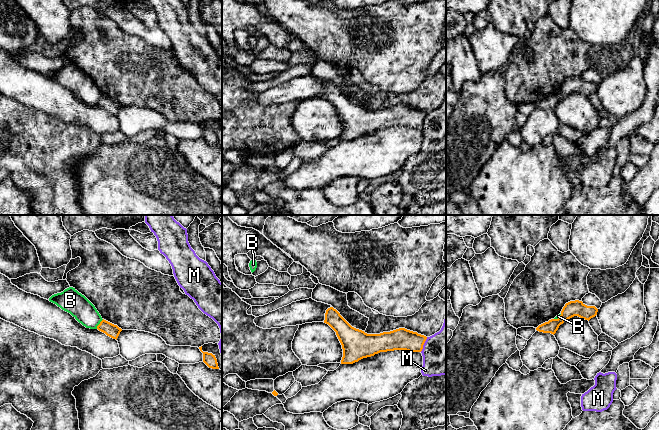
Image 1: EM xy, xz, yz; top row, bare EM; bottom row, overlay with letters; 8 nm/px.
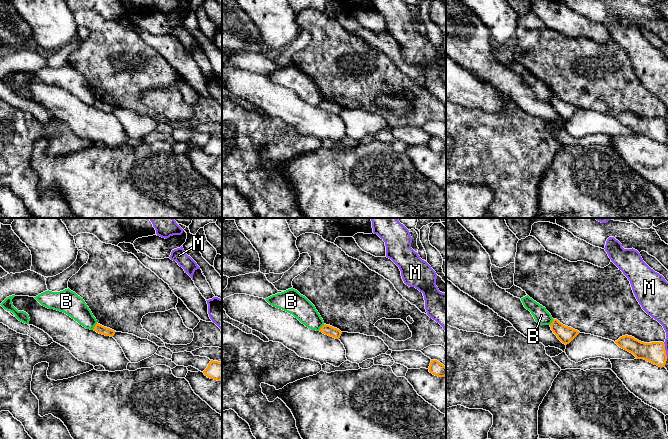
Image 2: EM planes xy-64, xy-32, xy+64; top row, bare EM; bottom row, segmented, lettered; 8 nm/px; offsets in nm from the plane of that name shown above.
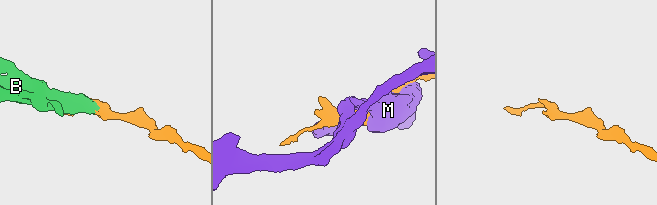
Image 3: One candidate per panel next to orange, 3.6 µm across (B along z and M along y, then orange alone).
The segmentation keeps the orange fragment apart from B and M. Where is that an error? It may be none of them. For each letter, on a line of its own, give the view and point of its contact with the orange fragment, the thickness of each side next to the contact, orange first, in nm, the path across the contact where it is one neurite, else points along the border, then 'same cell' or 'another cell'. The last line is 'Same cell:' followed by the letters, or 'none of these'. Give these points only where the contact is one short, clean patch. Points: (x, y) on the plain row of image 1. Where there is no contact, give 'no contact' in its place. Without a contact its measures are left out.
B: meets orange in xy at (99, 100); 110 nm thick on the orange side, 180 nm on the other; border along xy (103, 95), (96, 104); another cell
M: meets orange in xz at (423, 120); 180 nm thick on the orange side, 360 nm on the other; another cell
Same cell: none of these

